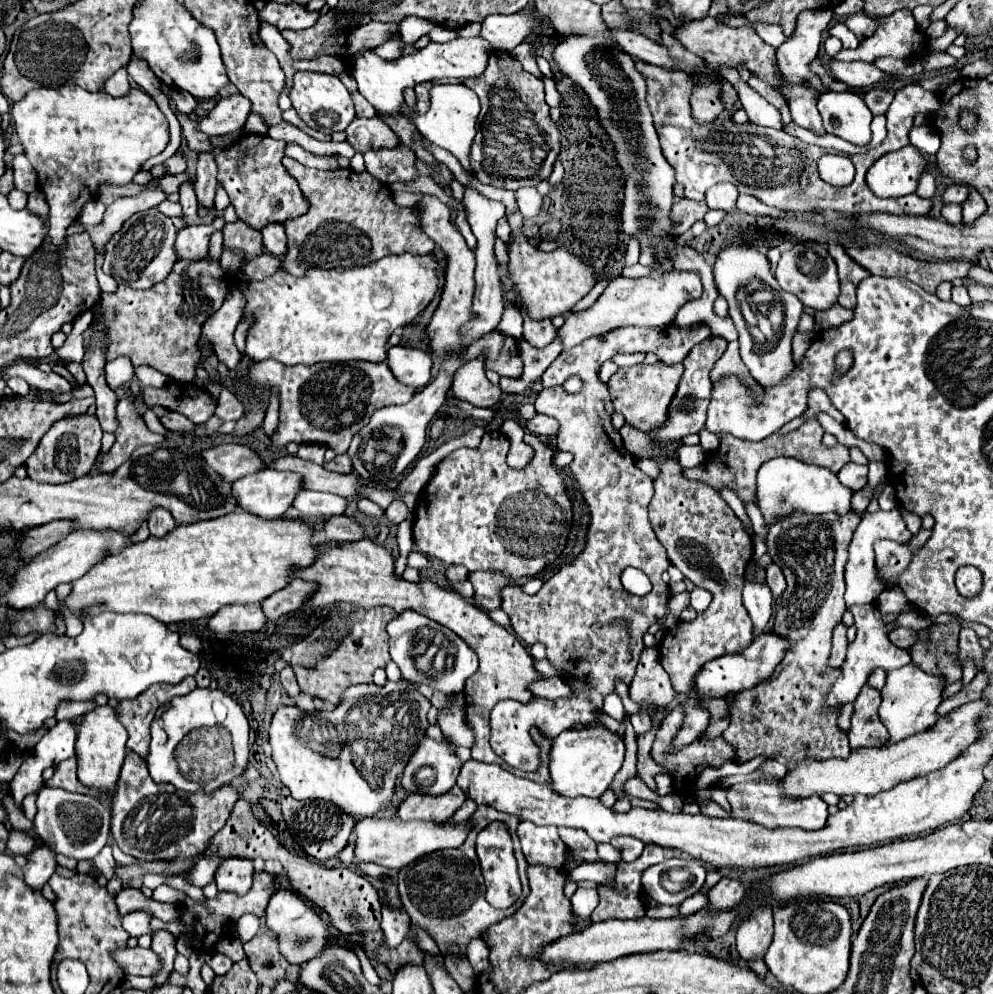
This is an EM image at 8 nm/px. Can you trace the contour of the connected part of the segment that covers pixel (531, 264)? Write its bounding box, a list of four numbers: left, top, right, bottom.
[503,213,595,319]

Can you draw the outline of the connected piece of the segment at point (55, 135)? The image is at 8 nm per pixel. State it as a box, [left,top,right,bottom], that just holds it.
[11,85,169,245]

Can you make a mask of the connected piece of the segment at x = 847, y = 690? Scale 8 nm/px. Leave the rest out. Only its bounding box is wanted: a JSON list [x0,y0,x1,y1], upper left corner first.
[827,603,911,707]

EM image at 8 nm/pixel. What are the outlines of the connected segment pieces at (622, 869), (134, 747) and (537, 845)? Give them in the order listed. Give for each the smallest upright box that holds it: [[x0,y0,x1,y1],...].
[[591,845,675,921],[115,679,197,757],[517,821,567,871]]

